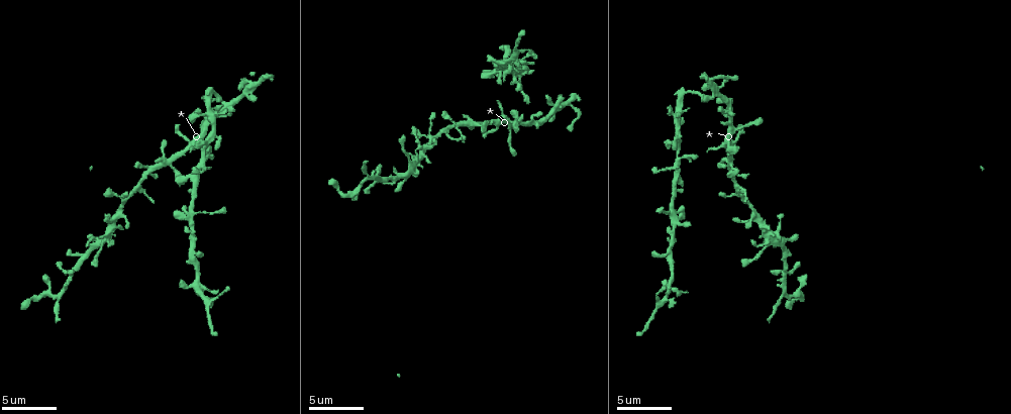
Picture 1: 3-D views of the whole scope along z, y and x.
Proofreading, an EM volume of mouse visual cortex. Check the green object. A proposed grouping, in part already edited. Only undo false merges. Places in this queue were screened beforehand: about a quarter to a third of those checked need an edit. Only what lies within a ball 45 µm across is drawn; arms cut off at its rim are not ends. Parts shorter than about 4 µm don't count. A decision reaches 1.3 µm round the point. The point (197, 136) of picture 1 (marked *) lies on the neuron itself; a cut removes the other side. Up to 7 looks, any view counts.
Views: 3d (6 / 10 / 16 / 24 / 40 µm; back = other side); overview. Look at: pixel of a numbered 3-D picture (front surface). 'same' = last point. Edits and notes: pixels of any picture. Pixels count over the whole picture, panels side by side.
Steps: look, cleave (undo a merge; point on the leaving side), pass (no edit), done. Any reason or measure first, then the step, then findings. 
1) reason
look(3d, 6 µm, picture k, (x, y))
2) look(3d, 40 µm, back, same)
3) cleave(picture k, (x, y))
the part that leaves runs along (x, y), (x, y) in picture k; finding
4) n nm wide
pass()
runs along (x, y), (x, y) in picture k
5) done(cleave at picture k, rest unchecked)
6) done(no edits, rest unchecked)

four arms meet
look(3d, 16 µm, picture 1, (464, 123))

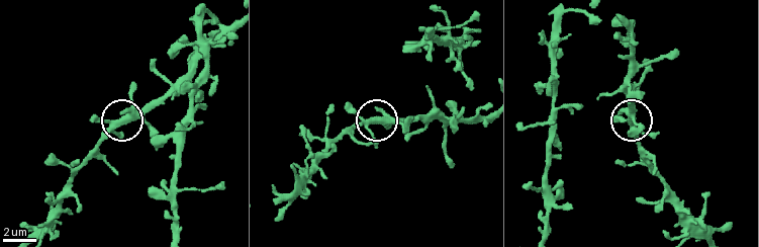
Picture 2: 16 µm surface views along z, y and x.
pass()
runs along (180, 78), (166, 92), (128, 112), (93, 148) in picture 2; all the same neuron

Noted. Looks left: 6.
look(3d, 10 µm, picture 1, (786, 242))

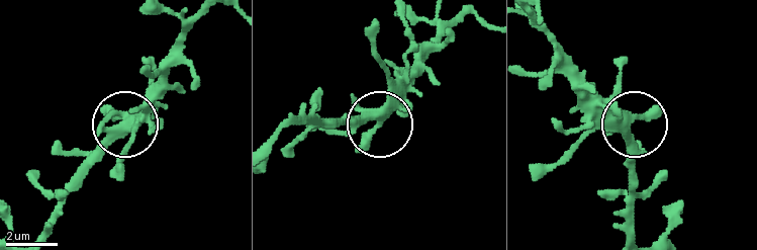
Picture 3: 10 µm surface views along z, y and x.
360 nm wide
pass()
continuous, no second neuron

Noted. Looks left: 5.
sudden change in width
look(3d, 10 µm, picture 1, (190, 204))

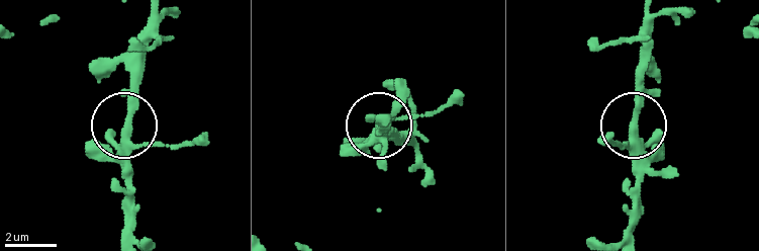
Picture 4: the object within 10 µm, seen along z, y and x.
3 arms
pass()
all the same neuron

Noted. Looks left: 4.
done(no edits, rest unchecked)

